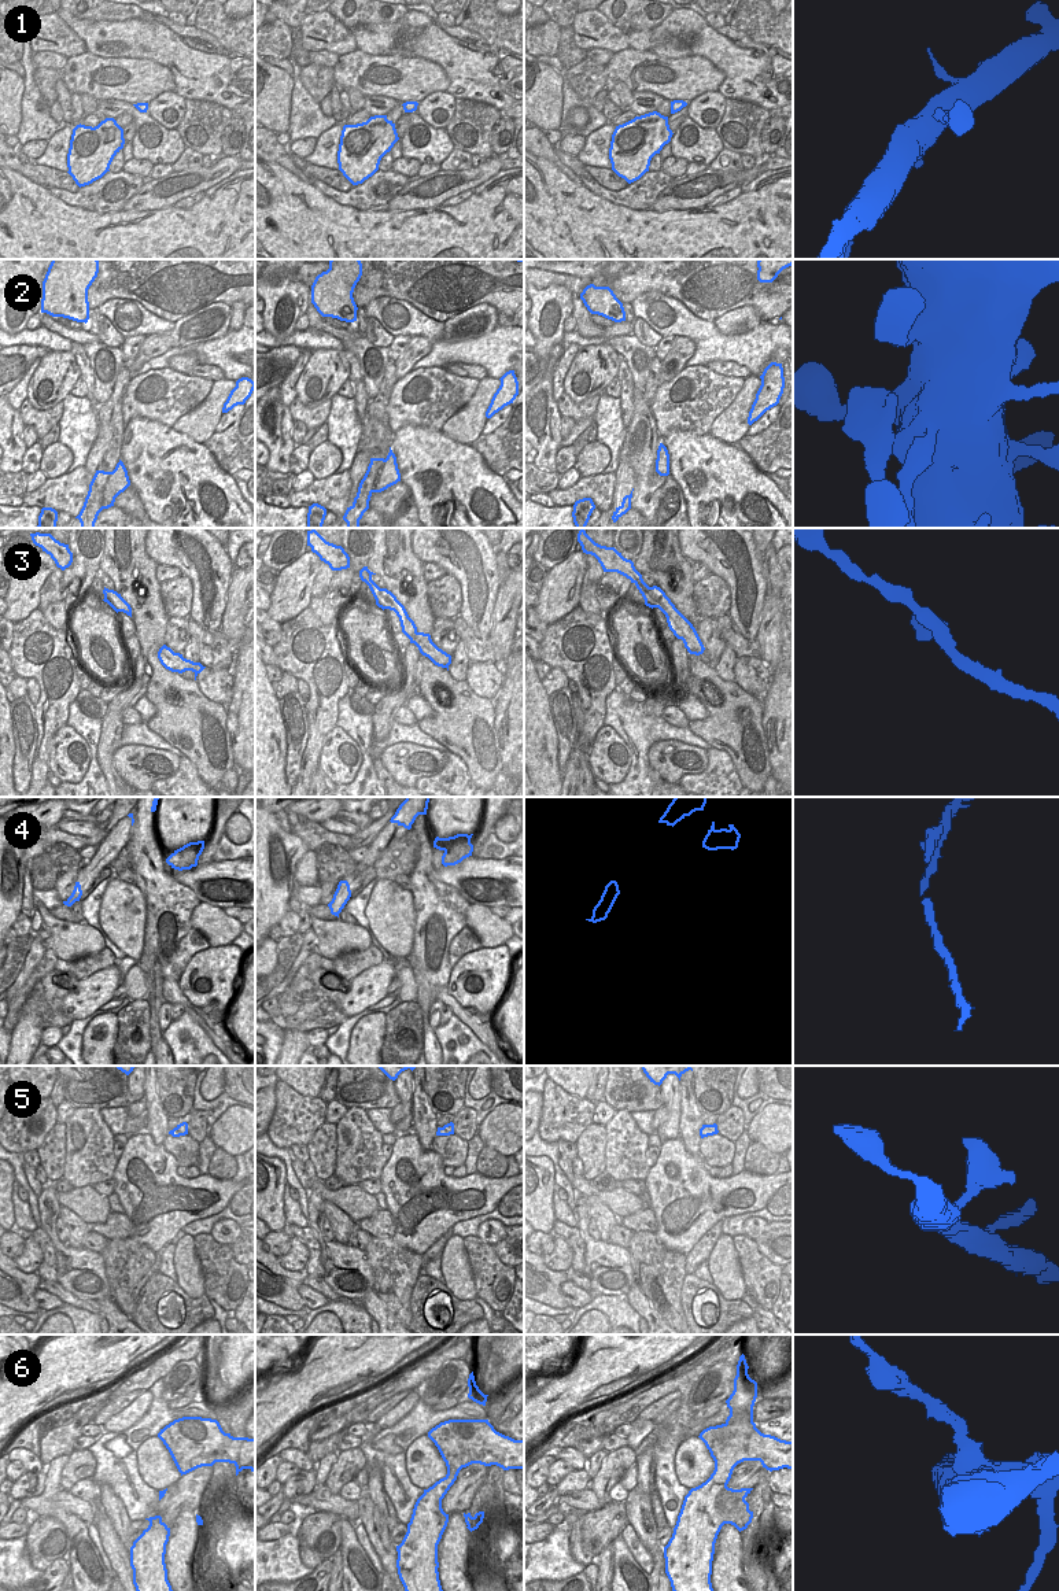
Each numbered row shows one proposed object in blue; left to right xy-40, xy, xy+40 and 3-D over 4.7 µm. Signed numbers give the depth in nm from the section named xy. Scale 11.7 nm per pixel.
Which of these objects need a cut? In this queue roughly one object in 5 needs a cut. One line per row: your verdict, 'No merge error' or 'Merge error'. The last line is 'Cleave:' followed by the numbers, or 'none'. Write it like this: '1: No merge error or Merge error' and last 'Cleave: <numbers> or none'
1: No merge error
2: Merge error
3: No merge error
4: No merge error
5: No merge error
6: Merge error
Cleave: 2, 6.

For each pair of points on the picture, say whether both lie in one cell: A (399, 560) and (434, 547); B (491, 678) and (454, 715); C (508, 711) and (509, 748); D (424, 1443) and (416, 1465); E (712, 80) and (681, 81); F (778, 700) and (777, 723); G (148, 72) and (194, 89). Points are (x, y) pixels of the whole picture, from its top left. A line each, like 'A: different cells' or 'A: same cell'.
A: different cells
B: different cells
C: same cell
D: same cell
E: same cell
F: same cell
G: different cells

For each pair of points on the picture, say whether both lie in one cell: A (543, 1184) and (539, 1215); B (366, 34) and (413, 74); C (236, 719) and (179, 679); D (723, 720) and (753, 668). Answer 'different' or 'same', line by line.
A: same
B: different
C: different
D: different

